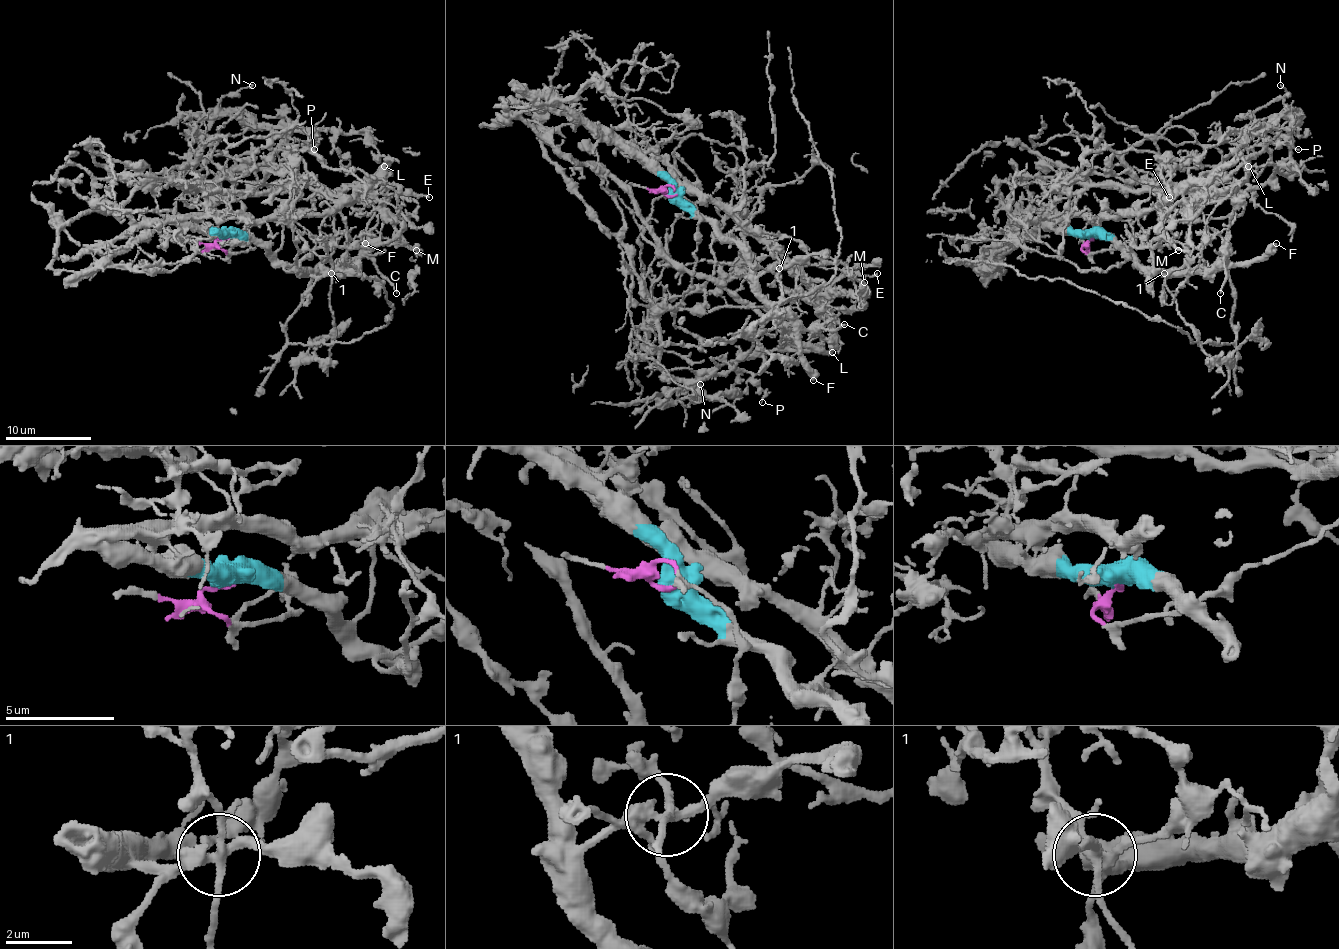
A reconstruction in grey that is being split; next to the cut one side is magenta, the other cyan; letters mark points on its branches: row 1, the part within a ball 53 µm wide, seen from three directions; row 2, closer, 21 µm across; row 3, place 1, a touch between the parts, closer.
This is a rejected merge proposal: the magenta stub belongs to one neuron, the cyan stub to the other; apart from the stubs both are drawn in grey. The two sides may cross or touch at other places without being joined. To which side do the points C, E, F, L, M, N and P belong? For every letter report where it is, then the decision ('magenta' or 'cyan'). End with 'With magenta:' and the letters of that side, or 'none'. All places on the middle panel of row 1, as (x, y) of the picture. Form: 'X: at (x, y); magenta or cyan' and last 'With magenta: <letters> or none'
C: at (844, 324); cyan
E: at (877, 273); magenta
F: at (813, 380); cyan
L: at (832, 352); magenta
M: at (864, 282); magenta
N: at (700, 384); magenta
P: at (762, 402); magenta
With magenta: E, L, M, N, P

